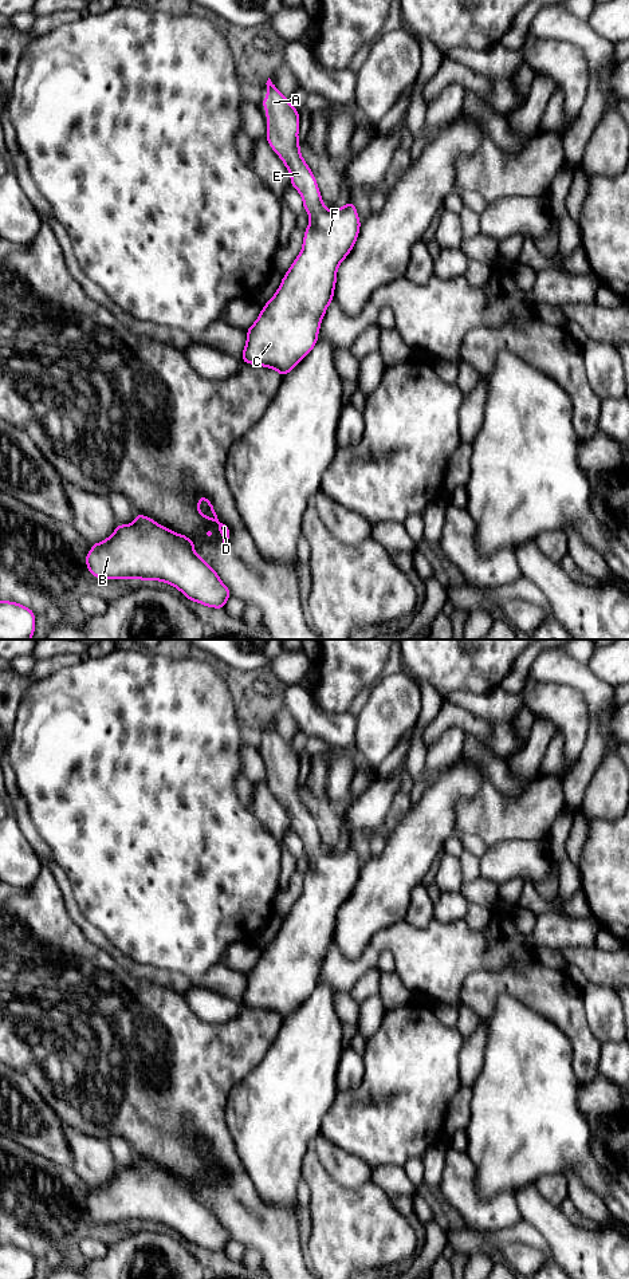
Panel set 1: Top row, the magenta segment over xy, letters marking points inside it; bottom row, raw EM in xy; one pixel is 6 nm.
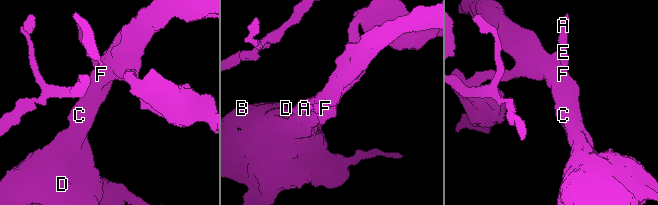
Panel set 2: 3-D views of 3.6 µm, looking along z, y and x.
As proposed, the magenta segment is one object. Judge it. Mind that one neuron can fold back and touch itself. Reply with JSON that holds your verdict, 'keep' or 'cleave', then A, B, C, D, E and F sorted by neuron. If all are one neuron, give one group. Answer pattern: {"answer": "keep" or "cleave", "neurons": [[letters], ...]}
{"answer": "keep", "neurons": [["A", "B", "C", "D", "E", "F"]]}

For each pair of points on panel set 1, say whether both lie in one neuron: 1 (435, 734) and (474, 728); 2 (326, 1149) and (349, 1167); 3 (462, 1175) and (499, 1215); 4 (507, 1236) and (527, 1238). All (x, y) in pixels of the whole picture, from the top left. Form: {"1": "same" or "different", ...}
{"1": "same", "2": "same", "3": "same", "4": "same"}

